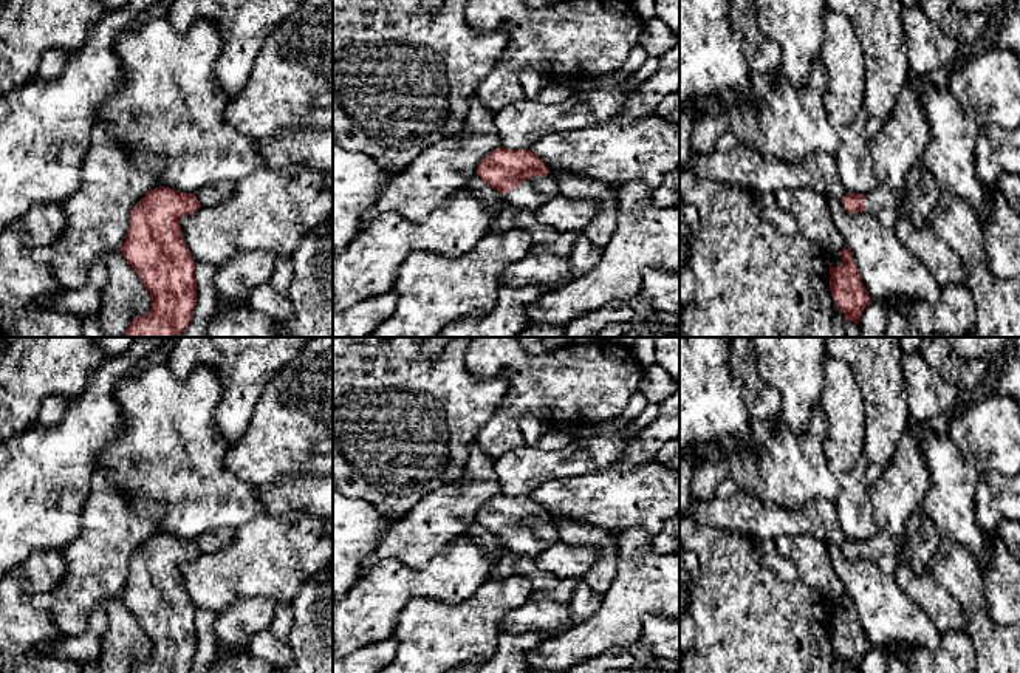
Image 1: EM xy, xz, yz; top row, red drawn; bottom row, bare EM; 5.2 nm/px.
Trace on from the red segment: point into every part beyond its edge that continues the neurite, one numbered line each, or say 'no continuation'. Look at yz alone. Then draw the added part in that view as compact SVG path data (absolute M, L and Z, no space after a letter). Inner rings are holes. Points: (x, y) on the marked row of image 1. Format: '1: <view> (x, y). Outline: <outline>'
1: yz (896, 147). Outline: M905 85L885 127L870 141L878 186L864 193L865 212L885 227L896 223L907 175L915 167L929 138L929 122L916 90Z

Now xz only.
1: xz (531, 194). Outline: M553 173L525 179L519 187L503 193L517 206L537 212L545 203L559 196L559 184Z

